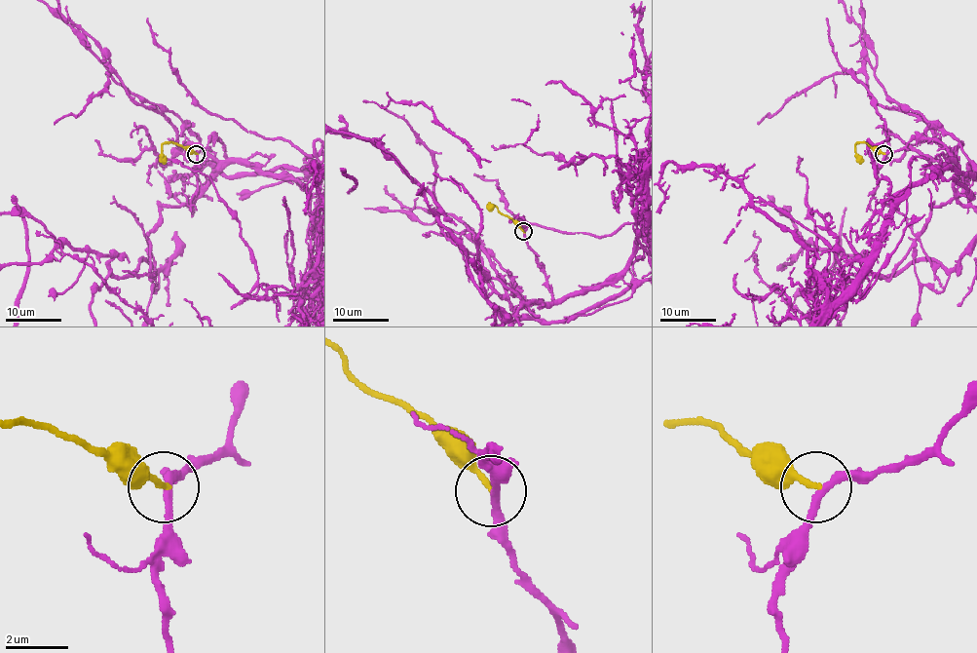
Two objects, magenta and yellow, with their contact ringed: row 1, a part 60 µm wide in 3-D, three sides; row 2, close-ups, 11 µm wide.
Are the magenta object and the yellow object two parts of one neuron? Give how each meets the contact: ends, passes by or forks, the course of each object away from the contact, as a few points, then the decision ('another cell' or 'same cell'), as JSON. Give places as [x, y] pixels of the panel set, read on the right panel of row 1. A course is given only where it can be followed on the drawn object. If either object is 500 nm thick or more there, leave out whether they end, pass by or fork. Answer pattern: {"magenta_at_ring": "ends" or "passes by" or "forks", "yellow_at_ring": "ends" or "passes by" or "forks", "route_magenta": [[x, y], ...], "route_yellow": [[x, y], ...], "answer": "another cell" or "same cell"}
{"magenta_at_ring": "passes by", "yellow_at_ring": "ends", "route_yellow": [[883, 153], [858, 142], [854, 152], [861, 163]], "answer": "another cell"}

